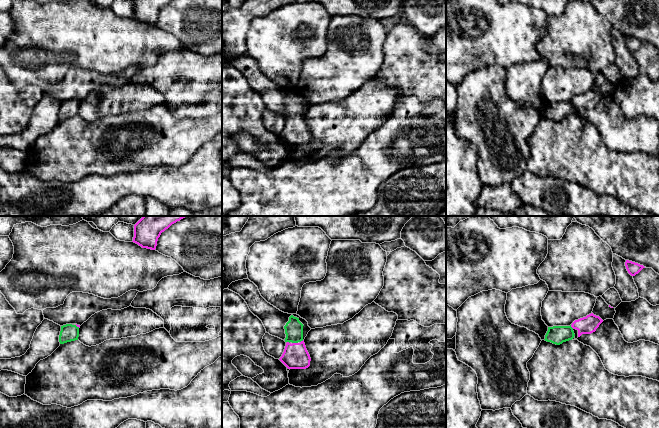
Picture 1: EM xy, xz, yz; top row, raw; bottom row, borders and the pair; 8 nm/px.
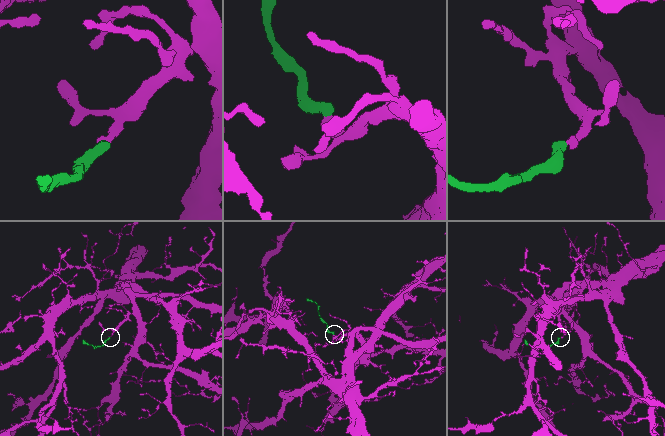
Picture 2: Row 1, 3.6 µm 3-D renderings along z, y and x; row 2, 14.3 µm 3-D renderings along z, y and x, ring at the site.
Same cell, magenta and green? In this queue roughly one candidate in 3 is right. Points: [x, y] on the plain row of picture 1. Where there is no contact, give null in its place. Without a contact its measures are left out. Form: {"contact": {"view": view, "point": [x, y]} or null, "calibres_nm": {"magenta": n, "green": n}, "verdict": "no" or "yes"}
{"contact": {"view": "xz", "point": [295, 119]}, "calibres_nm": {"magenta": 200, "green": 140}, "verdict": "yes"}

